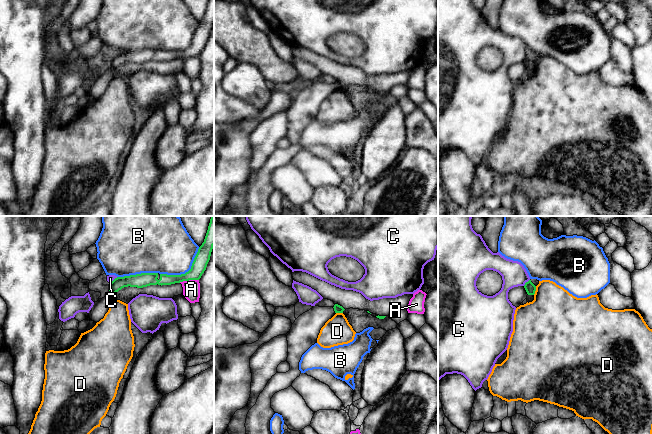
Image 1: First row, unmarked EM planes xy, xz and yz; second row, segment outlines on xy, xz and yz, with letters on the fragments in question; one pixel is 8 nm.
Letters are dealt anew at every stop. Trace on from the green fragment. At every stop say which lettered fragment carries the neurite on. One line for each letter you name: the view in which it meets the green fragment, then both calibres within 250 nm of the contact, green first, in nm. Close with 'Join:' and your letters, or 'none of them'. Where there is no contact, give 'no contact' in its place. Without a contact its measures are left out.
Join: none of them

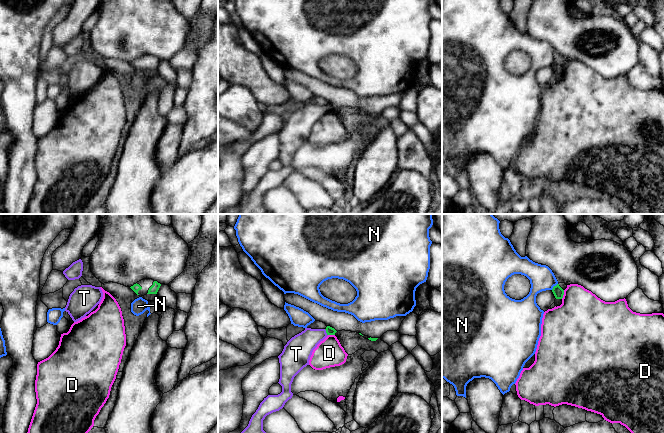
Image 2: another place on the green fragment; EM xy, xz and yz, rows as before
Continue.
T: contact in xz; calibres 60 and 200 nm
Join: T

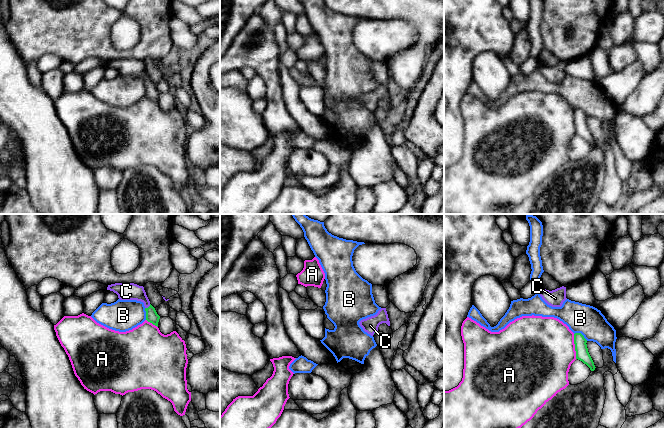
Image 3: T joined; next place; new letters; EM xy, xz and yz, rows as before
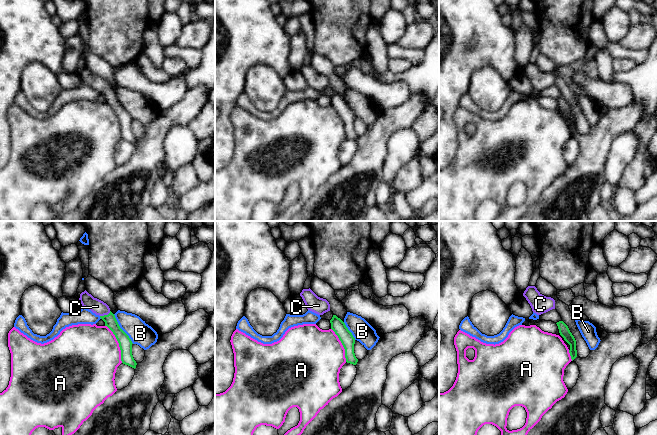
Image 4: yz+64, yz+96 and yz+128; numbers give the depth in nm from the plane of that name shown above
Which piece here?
C: contact in xy; calibres 100 and 140 nm
Join: C

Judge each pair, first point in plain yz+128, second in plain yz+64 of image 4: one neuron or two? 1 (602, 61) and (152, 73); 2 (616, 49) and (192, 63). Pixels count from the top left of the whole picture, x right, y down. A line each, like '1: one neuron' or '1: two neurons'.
1: two neurons
2: one neuron

